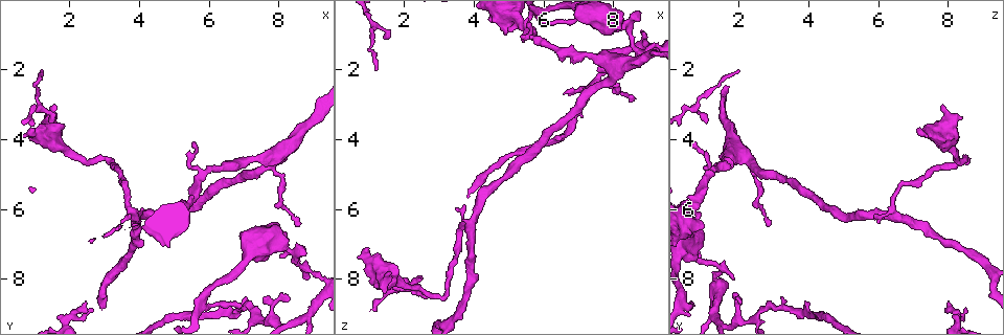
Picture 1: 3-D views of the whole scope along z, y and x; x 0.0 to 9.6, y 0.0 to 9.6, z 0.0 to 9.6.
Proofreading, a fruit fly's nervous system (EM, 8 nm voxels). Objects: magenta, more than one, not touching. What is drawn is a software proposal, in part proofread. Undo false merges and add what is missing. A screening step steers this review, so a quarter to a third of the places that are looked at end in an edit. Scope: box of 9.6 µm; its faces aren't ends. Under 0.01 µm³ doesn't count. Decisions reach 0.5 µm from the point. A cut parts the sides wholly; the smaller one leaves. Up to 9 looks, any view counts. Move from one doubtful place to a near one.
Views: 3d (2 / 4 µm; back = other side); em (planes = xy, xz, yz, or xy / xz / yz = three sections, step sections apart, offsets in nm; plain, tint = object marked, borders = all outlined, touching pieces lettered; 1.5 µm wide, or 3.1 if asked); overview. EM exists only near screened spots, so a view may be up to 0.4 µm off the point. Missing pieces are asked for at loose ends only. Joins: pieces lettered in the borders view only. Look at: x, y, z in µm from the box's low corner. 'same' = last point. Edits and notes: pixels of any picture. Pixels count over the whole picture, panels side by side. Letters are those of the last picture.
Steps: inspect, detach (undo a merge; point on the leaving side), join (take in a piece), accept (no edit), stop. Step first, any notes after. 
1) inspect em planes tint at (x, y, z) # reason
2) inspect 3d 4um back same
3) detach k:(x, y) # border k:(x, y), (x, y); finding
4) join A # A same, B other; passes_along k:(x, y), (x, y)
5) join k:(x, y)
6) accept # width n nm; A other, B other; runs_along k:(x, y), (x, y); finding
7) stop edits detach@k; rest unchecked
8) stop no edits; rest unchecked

inspect em yz step 4 tint at (8.40, 7.25, 0.60) # arms part here

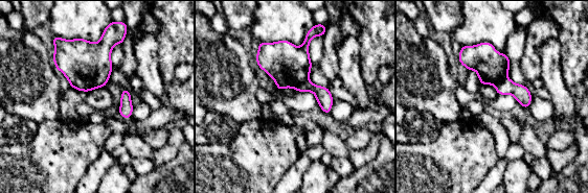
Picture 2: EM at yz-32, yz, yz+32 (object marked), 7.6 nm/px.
inspect em planes borders same

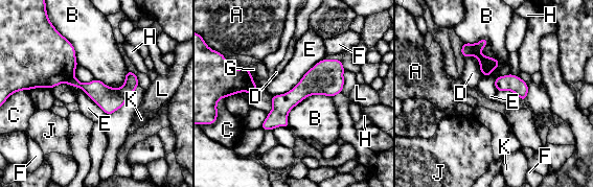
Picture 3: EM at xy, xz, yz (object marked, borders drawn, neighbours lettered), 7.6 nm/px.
detach 3:(97, 91) # width 100 nm; A other, B other, C other, D other, E other, F other, G other, H other, J other, K other, L other; border 3:(73, 76), (67, 83); a second neuron is stuck on

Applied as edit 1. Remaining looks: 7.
inspect em yz step 4 borders at (1.45, 3.55, 1.10) # free end

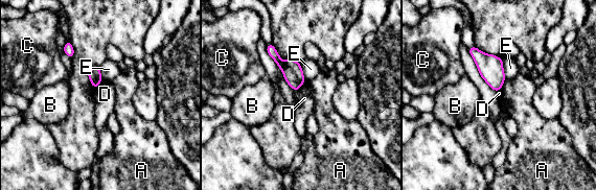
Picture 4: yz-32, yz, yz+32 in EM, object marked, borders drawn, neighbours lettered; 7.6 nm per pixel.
inspect em xy step 4 borders same # cut it another way

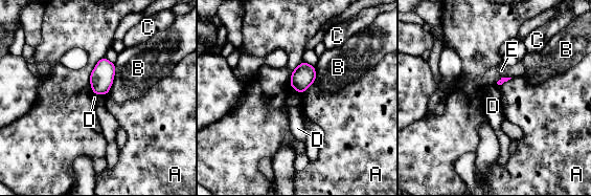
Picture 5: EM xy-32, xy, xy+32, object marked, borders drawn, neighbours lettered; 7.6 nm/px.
accept # longest_contact B 220 nm; A other, B other, C other, D other, E other; no lettered piece goes on from it

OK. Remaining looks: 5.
stop edits detach@3; rest unchecked

